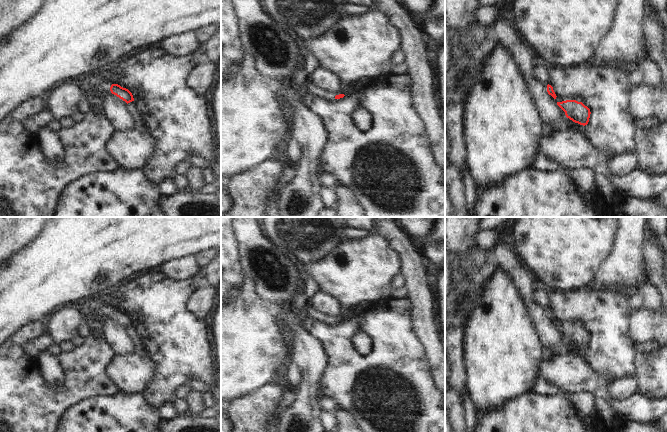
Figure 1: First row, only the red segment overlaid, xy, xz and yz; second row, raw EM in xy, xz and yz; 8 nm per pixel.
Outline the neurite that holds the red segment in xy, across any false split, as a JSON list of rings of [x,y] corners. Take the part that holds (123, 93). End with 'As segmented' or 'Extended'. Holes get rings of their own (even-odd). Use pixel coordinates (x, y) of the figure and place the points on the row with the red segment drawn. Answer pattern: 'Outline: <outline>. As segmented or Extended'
Outline: [[[103,80],[94,88],[94,93],[98,94],[101,91],[106,91],[108,89],[112,94],[125,101],[127,104],[134,101],[133,95],[128,89],[123,88],[118,84],[112,84],[106,80]]]. Extended

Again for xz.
Outline: [[[308,81],[308,83],[306,84],[305,90],[308,93],[312,93],[314,95],[325,97],[327,99],[334,99],[334,98],[340,99],[345,96],[344,94],[335,95],[334,93],[327,91],[326,89],[320,88],[319,86],[317,86],[316,84],[310,81]]]. Extended

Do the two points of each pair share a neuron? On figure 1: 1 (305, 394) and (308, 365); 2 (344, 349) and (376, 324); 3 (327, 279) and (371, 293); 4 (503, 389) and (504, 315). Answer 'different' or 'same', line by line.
1: same
2: same
3: same
4: same

